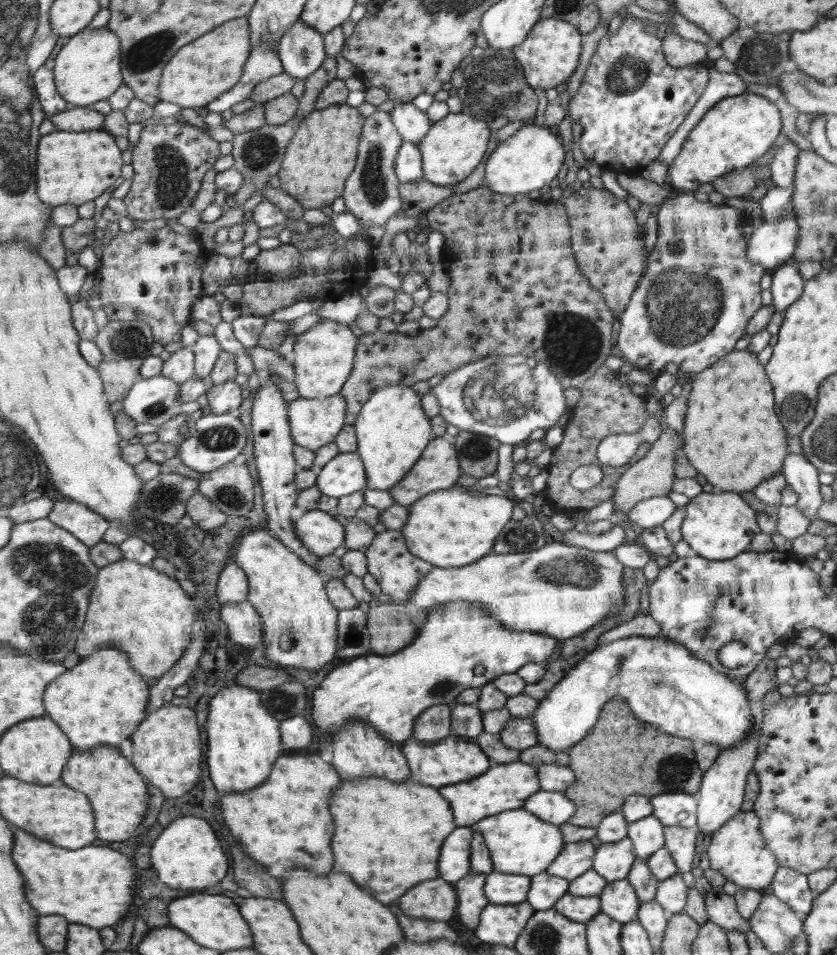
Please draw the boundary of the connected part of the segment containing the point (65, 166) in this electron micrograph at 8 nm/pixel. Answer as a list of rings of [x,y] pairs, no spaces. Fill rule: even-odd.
[[[105,129],[85,132],[54,132],[42,138],[40,144],[39,163],[37,164],[38,192],[40,198],[55,207],[65,204],[82,206],[100,198],[104,192],[108,192],[123,176],[123,168],[126,164],[122,158],[122,150],[116,144],[116,135],[110,134]]]

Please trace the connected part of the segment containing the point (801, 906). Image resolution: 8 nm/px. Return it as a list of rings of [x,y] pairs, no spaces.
[[[779,868],[769,892],[790,905],[800,916],[808,916],[812,909],[814,898],[807,882],[807,875],[792,868]]]

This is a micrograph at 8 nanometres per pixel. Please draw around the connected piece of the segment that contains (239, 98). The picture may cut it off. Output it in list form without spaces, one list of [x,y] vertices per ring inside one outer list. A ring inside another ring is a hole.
[[[258,44],[256,52],[252,52],[252,60],[247,60],[246,71],[239,83],[230,92],[209,104],[208,111],[230,115],[230,110],[236,104],[244,102],[258,84],[282,72],[282,58],[276,50],[270,48],[270,44]]]

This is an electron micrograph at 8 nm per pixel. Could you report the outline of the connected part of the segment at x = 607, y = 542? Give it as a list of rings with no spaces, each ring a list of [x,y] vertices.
[[[613,524],[612,529],[602,534],[590,534],[587,531],[577,532],[576,528],[562,533],[562,542],[593,551],[612,551],[616,546],[627,542],[624,528],[615,524]]]

